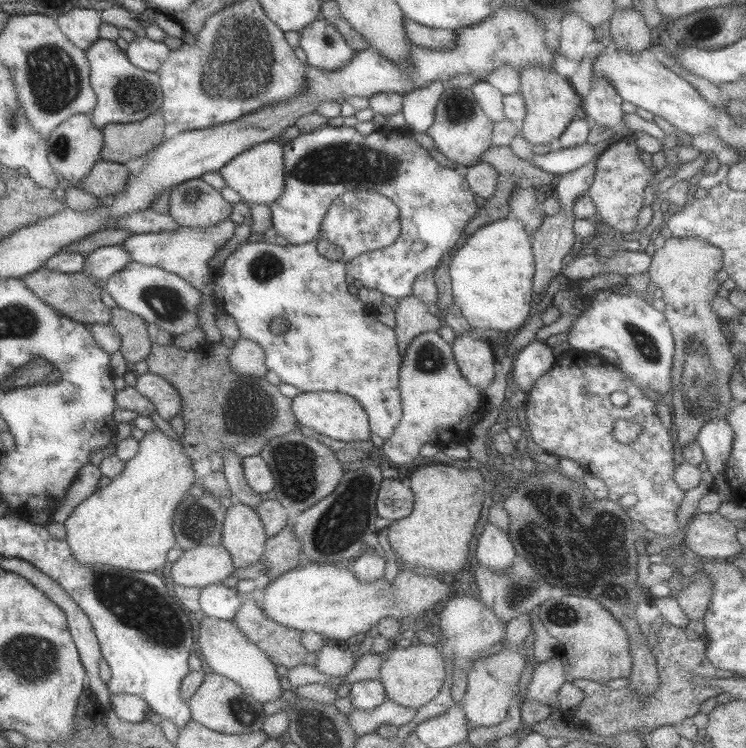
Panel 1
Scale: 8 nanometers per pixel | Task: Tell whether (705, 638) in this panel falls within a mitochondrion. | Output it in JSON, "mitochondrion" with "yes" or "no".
{"mitochondrion":"no"}

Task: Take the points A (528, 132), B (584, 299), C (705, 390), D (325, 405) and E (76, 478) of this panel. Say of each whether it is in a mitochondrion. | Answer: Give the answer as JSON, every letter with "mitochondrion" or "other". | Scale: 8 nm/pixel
{"A":"other","B":"other","C":"mitochondrion","D":"other","E":"other"}

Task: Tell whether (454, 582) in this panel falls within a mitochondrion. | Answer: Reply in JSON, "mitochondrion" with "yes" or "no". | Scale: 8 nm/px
{"mitochondrion":"no"}

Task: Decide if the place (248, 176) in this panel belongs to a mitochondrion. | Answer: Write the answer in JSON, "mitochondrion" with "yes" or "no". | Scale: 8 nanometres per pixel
{"mitochondrion":"no"}

